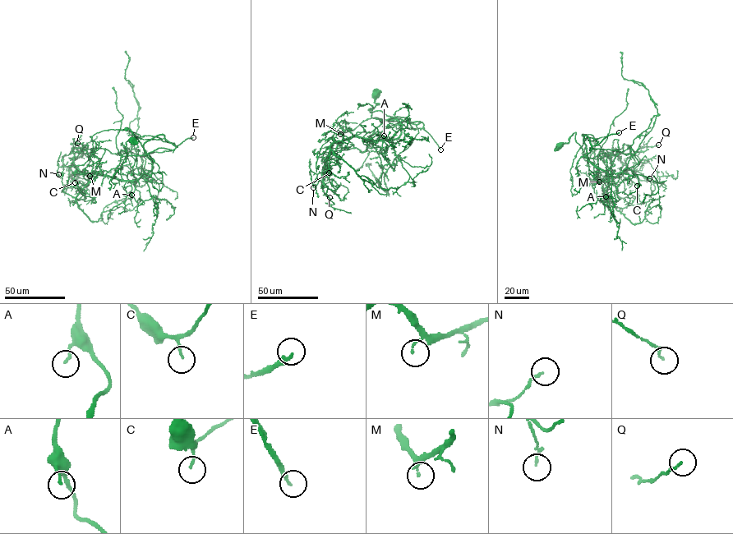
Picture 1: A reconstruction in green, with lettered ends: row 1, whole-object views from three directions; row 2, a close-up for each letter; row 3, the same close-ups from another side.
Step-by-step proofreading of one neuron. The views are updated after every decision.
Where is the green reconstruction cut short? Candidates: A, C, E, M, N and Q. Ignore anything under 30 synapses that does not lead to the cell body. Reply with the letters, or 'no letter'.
E, M

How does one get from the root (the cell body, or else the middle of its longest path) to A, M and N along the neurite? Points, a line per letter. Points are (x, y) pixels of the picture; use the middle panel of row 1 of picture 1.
A: (375, 94), (379, 104), (370, 112), (399, 123), (394, 170), (379, 151), (384, 135)
M: (375, 94), (379, 104), (370, 112), (380, 110), (393, 117), (370, 132), (348, 137), (340, 134)
N: (375, 94), (379, 104), (370, 112), (393, 117), (343, 140), (320, 172), (310, 172), (313, 187)

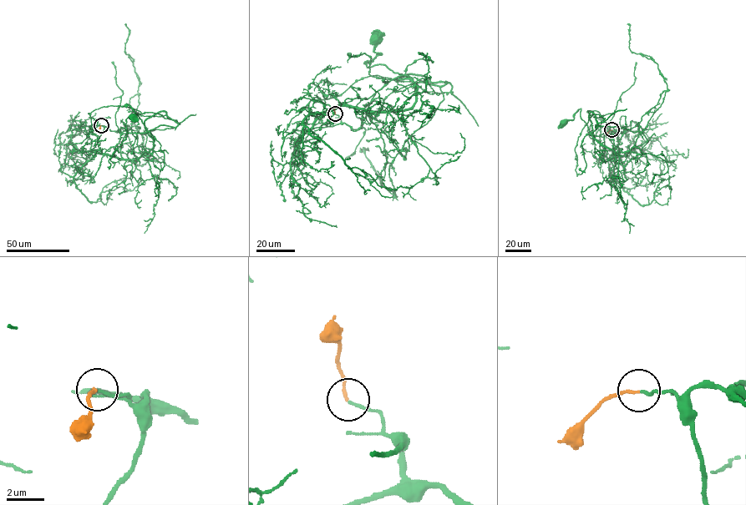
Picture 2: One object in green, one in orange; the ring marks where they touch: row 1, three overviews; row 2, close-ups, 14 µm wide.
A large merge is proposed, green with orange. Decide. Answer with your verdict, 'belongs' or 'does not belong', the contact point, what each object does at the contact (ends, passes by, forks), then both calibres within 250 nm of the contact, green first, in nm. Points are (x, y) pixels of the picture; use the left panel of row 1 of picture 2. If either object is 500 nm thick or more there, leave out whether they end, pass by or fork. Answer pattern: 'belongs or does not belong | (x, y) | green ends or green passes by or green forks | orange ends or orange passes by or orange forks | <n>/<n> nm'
belongs | (101, 125) | green ends | orange ends | 140/140 nm

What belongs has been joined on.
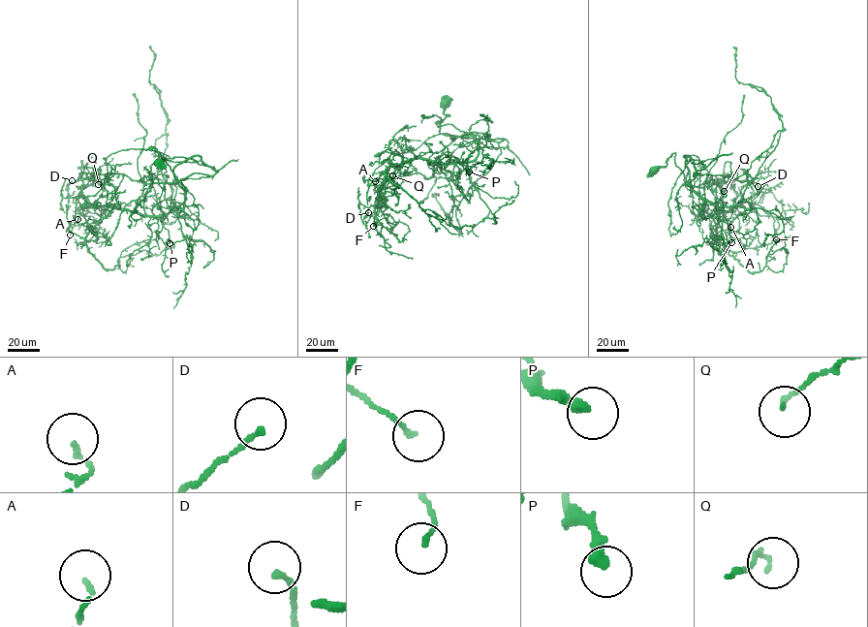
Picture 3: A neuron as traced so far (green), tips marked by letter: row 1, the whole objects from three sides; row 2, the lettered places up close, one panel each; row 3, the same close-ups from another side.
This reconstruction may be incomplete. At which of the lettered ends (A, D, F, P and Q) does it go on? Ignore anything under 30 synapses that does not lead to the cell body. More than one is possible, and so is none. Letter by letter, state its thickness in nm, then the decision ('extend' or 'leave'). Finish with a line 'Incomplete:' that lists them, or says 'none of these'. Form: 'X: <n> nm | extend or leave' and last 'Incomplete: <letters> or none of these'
A: 130 nm | leave
D: 150 nm | leave
F: 130 nm | leave
P: 320 nm | leave
Q: 130 nm | leave
Incomplete: none of these

